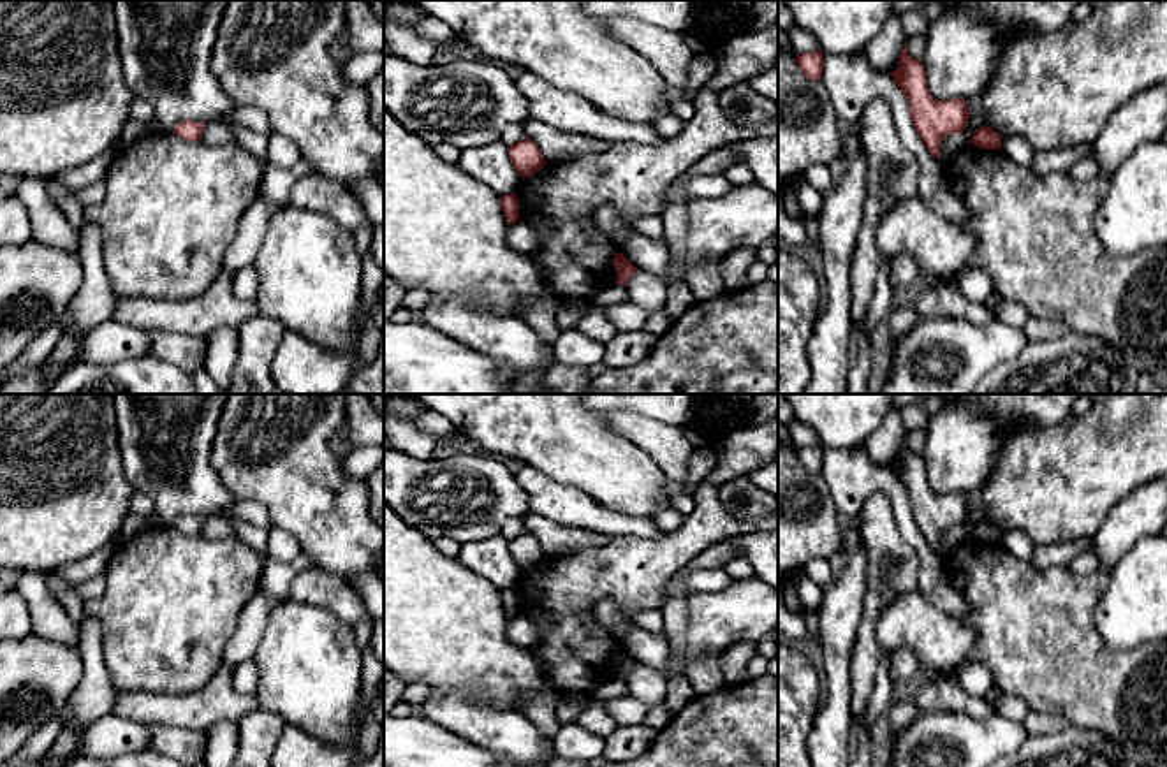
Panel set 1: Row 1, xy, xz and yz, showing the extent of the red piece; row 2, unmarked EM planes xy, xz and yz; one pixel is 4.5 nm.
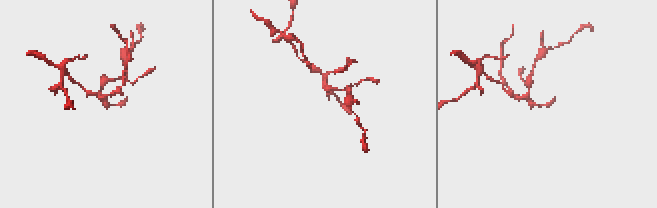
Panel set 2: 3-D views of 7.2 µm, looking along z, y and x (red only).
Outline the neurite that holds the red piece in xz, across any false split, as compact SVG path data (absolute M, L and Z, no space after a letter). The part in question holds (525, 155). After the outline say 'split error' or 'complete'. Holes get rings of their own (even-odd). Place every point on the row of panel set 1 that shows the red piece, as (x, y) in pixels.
M526 137L509 148L509 158L521 178L528 178L546 165L537 144Z; complete

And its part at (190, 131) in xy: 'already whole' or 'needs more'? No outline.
already whole

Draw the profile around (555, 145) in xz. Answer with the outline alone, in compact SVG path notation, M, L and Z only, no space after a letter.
M530 118L525 125L525 137L533 141L547 164L570 162L579 157L597 155L609 148L609 142L563 132Z

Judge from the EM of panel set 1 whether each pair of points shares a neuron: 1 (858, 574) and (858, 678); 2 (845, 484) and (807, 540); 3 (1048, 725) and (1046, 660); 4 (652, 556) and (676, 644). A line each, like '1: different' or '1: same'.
1: different
2: different
3: different
4: different

